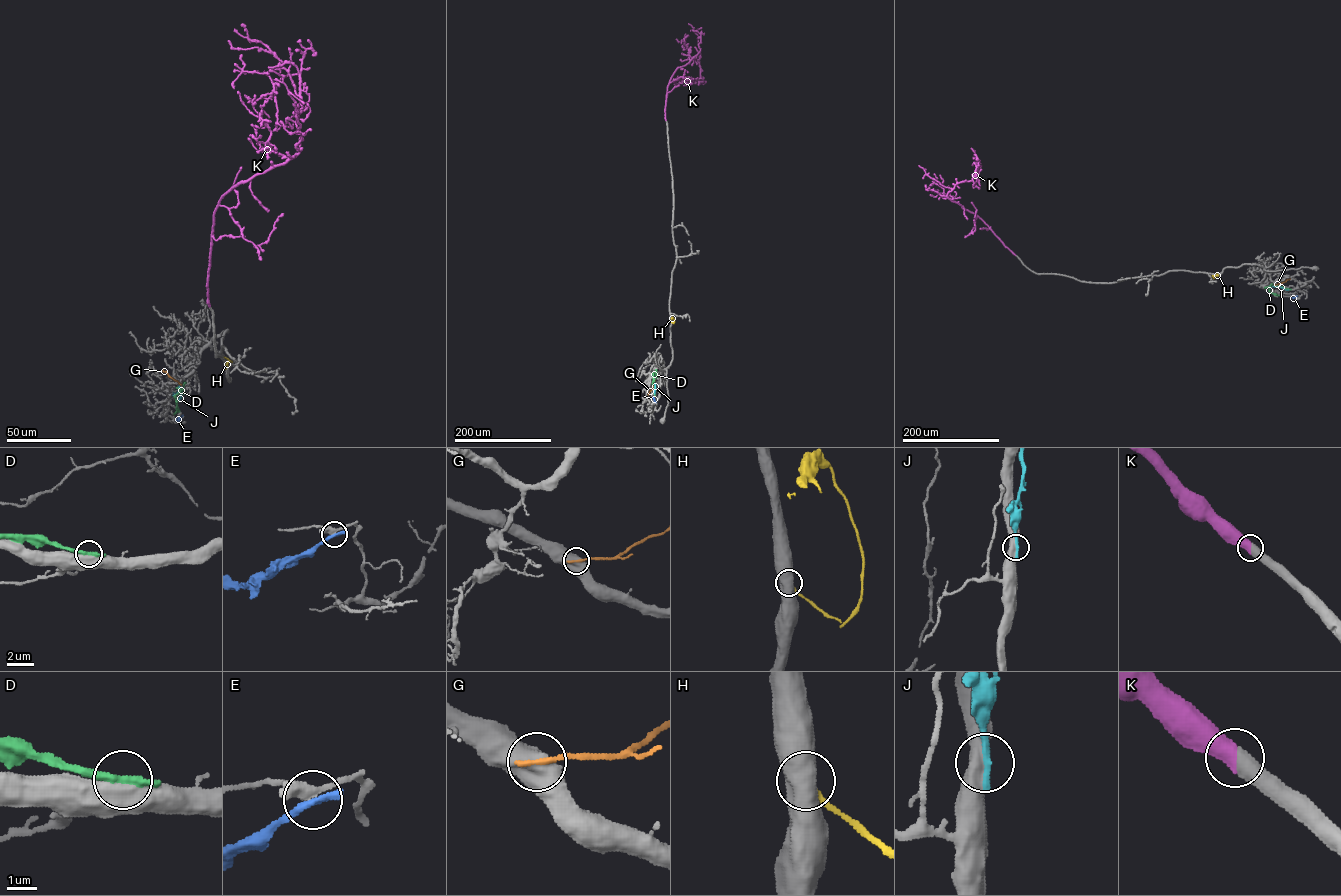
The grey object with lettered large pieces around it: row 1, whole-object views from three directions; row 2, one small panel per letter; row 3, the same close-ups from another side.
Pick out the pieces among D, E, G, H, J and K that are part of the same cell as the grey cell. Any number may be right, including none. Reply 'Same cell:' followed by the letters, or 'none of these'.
Same cell: K

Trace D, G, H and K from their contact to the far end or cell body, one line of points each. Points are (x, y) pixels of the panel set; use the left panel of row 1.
D: (180, 397), (180, 389), (176, 387), (180, 391), (175, 396), (177, 406), (174, 414)
G: (181, 385), (163, 370)
H: (224, 357), (231, 361), (224, 369)
K: (209, 306), (211, 232), (220, 199), (298, 152), (297, 74), (284, 76), (275, 92), (277, 122), (293, 124)

